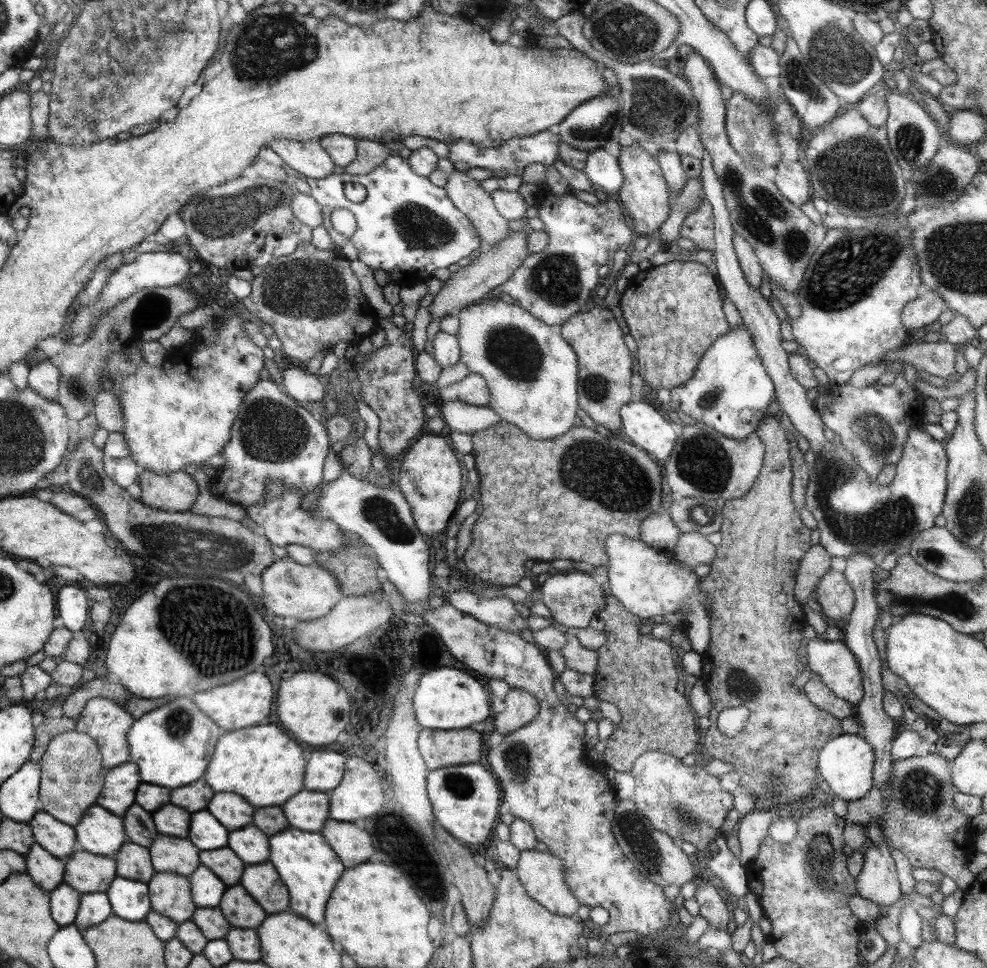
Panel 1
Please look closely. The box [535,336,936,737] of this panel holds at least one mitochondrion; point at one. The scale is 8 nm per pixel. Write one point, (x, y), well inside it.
(896, 519)

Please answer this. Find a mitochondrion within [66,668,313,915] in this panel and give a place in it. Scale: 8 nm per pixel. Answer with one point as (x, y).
(179, 722)

